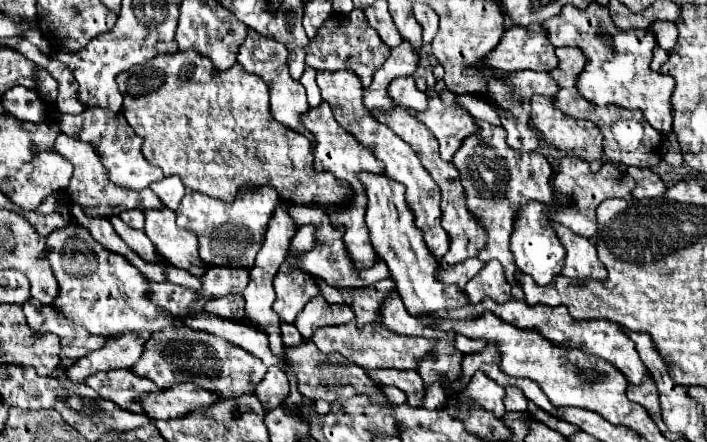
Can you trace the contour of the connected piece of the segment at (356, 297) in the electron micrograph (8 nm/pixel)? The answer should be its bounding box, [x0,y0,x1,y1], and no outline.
[314,276,394,326]

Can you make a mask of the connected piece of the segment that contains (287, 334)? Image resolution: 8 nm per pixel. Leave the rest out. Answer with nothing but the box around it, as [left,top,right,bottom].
[280,320,302,346]

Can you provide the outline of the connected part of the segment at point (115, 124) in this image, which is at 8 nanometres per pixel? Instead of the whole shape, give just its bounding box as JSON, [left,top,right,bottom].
[60,108,164,190]

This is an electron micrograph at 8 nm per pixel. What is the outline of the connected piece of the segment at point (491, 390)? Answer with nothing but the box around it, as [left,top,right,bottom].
[462,372,504,418]

